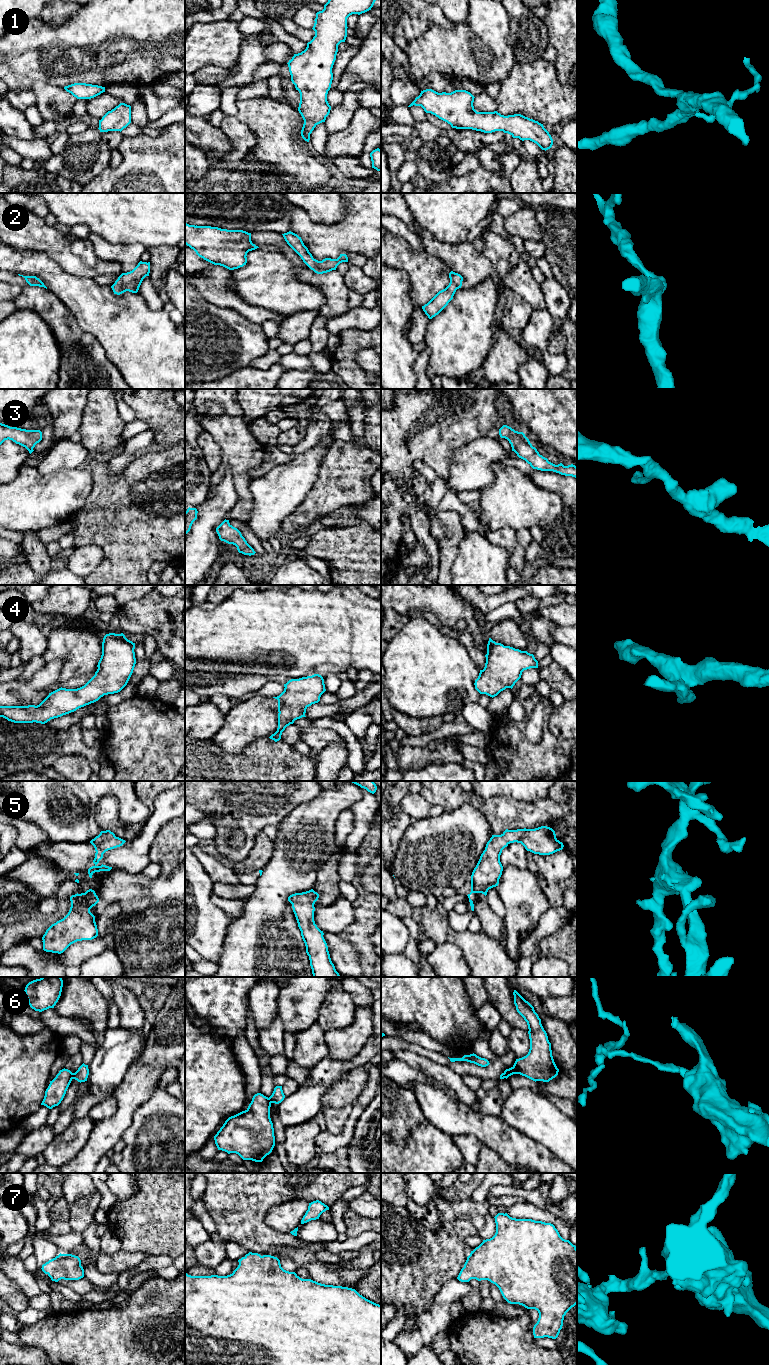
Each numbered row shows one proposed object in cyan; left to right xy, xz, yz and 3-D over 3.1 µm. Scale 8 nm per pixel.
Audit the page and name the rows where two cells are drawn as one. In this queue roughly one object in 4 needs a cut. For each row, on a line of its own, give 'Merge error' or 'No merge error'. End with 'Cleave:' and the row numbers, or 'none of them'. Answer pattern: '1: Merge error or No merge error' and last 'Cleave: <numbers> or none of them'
1: No merge error
2: No merge error
3: No merge error
4: No merge error
5: No merge error
6: Merge error
7: No merge error
Cleave: 6

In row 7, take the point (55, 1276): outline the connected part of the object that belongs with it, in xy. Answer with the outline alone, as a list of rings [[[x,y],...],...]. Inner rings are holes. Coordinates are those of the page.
[[[59,1254],[42,1265],[42,1271],[47,1274],[52,1281],[79,1280],[84,1277],[84,1269],[78,1256],[72,1254]]]

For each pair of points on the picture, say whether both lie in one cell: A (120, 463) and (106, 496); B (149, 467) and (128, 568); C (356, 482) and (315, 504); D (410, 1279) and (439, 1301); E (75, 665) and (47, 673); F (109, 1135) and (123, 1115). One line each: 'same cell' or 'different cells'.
A: different cells
B: same cell
C: same cell
D: different cells
E: different cells
F: same cell

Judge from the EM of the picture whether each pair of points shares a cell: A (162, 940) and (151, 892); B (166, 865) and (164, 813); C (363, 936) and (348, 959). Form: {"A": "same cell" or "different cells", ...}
{"A": "same cell", "B": "different cells", "C": "different cells"}

